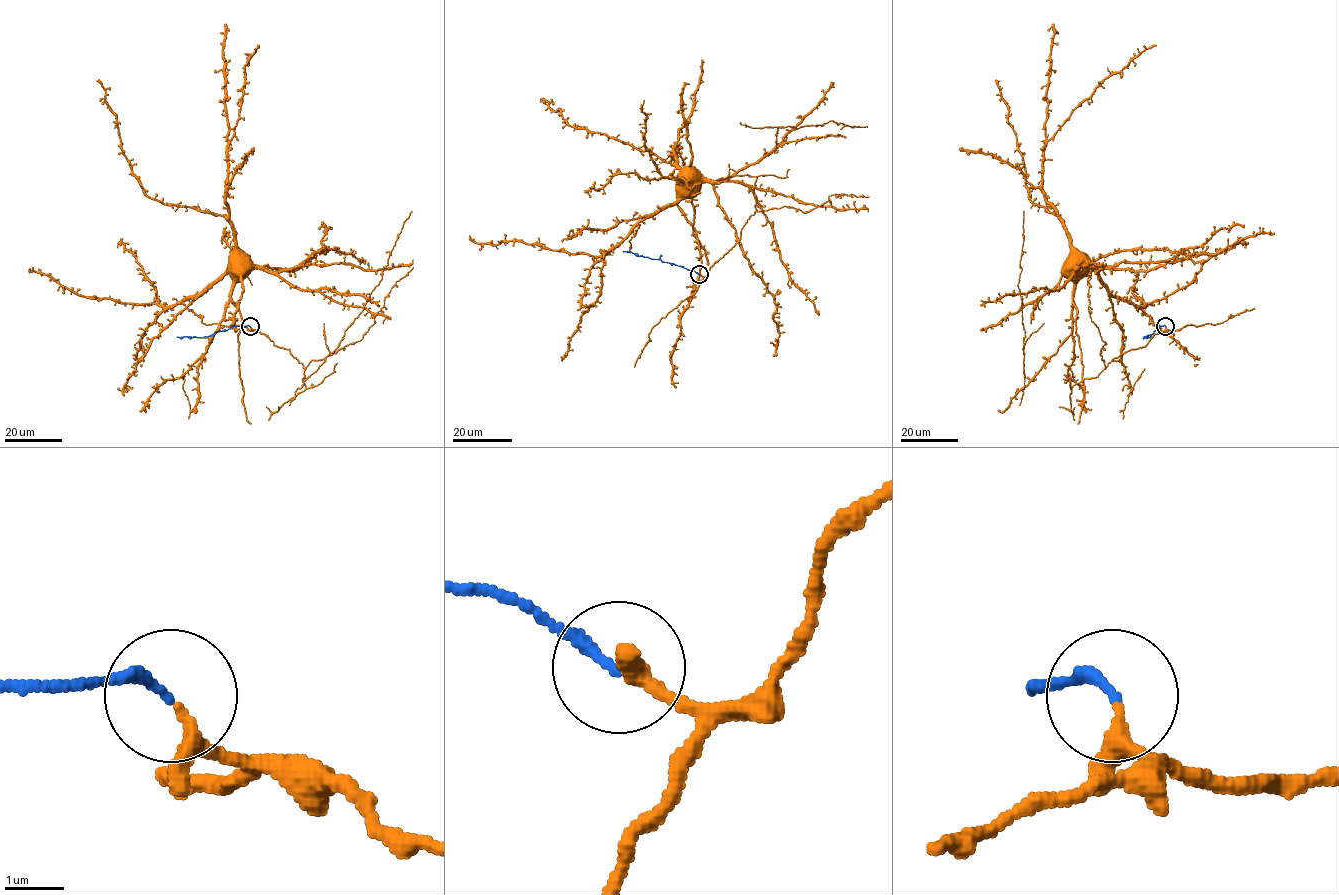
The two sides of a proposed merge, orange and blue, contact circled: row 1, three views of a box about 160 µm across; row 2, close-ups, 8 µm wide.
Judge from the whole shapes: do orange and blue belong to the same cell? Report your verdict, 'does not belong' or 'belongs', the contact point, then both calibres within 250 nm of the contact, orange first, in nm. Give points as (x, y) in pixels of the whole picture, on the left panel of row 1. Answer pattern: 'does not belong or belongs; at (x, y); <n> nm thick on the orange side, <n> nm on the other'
belongs; at (250, 326); 180 nm thick on the orange side, 190 nm on the other

